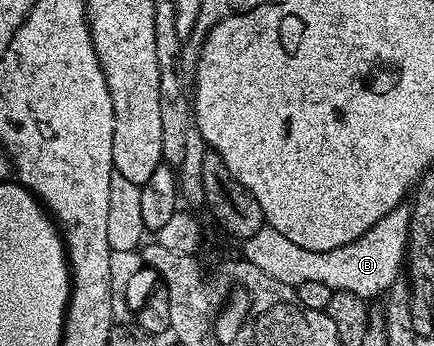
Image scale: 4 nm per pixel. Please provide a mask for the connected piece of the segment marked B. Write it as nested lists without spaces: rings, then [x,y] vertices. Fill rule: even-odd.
[[[401,205],[390,213],[386,213],[386,217],[382,217],[382,221],[378,221],[369,231],[362,233],[362,237],[350,241],[350,245],[342,245],[338,249],[330,249],[329,251],[311,251],[310,249],[296,247],[294,241],[286,241],[286,237],[282,237],[282,233],[278,233],[278,229],[265,225],[262,229],[258,229],[258,233],[254,233],[254,237],[243,240],[243,258],[254,264],[267,276],[274,277],[277,281],[286,282],[293,289],[306,281],[322,281],[322,285],[329,287],[332,292],[349,291],[350,293],[358,293],[363,299],[372,301],[375,300],[375,295],[383,296],[392,286],[392,283],[401,278],[400,266],[404,267],[406,263],[408,230],[411,220],[411,210],[407,206]]]

